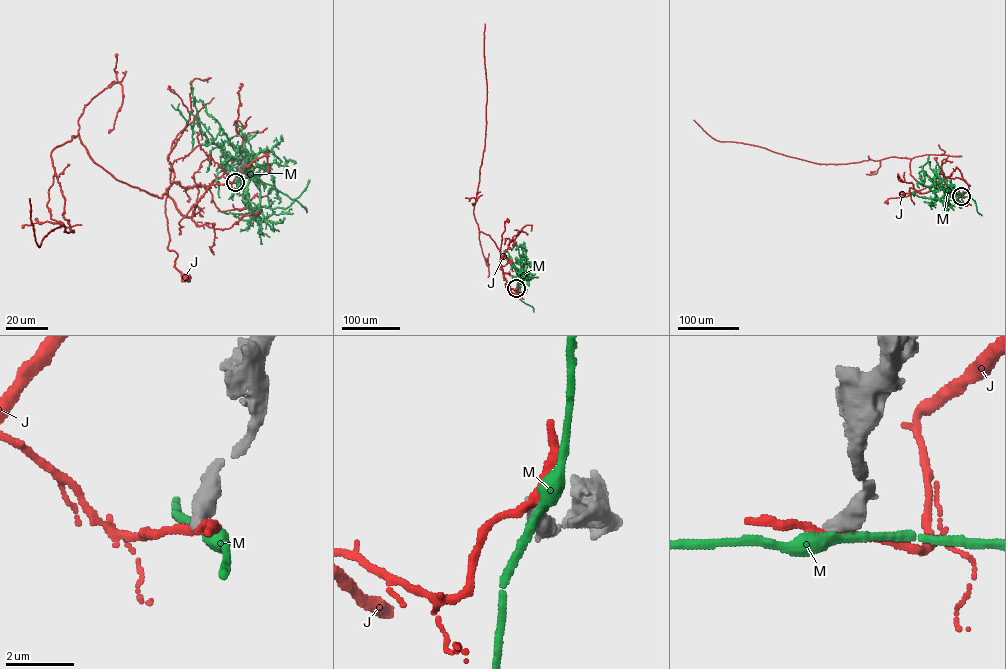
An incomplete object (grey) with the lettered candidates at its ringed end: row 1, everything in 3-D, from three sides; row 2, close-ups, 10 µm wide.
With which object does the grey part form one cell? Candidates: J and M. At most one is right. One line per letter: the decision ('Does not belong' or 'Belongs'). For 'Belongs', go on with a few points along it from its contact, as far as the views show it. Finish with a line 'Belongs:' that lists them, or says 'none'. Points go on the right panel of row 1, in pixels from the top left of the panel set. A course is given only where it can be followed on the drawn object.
J: Does not belong
M: Does not belong
Belongs: none

